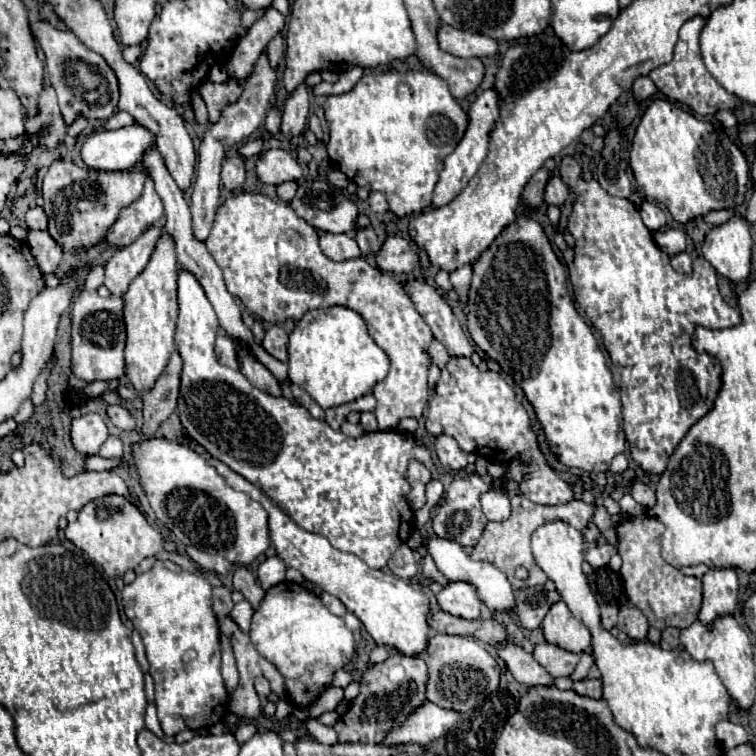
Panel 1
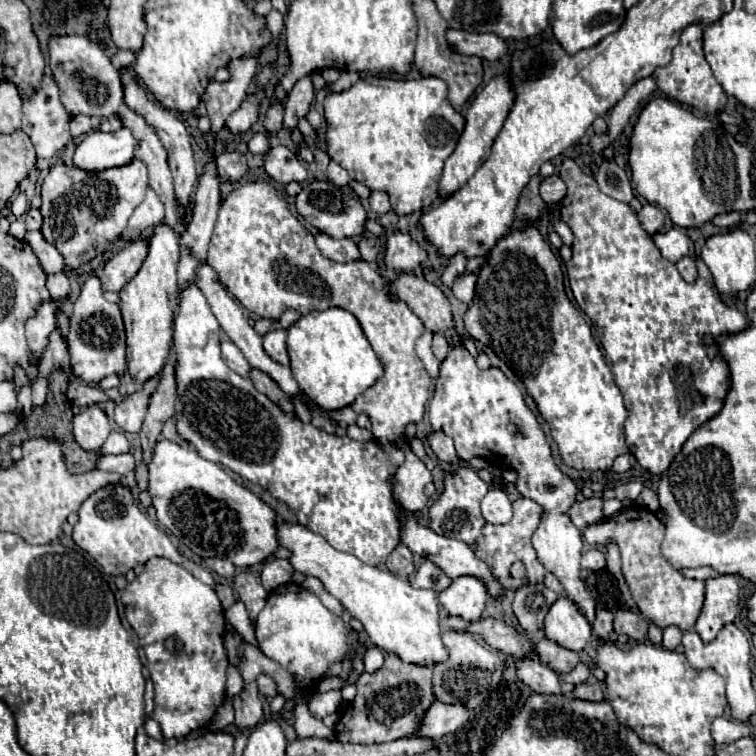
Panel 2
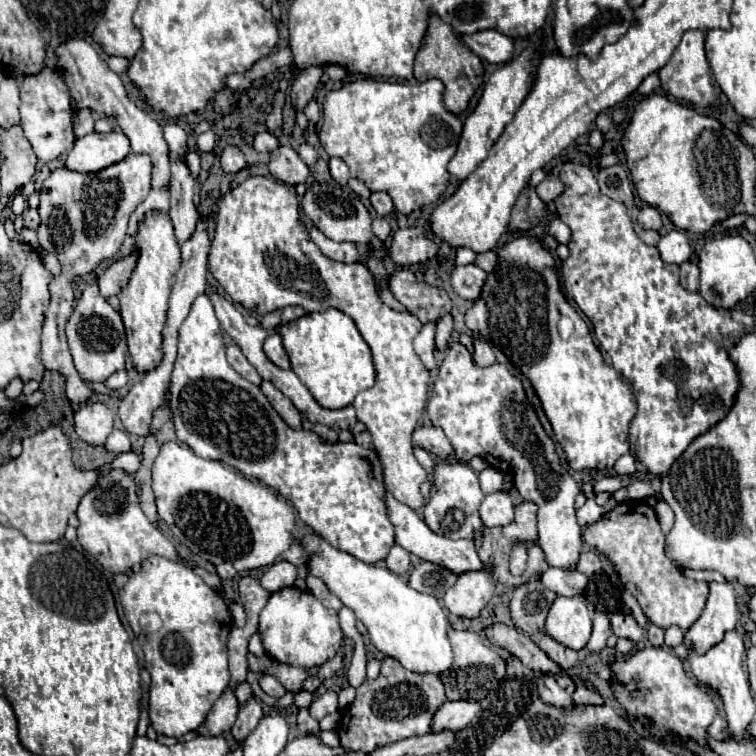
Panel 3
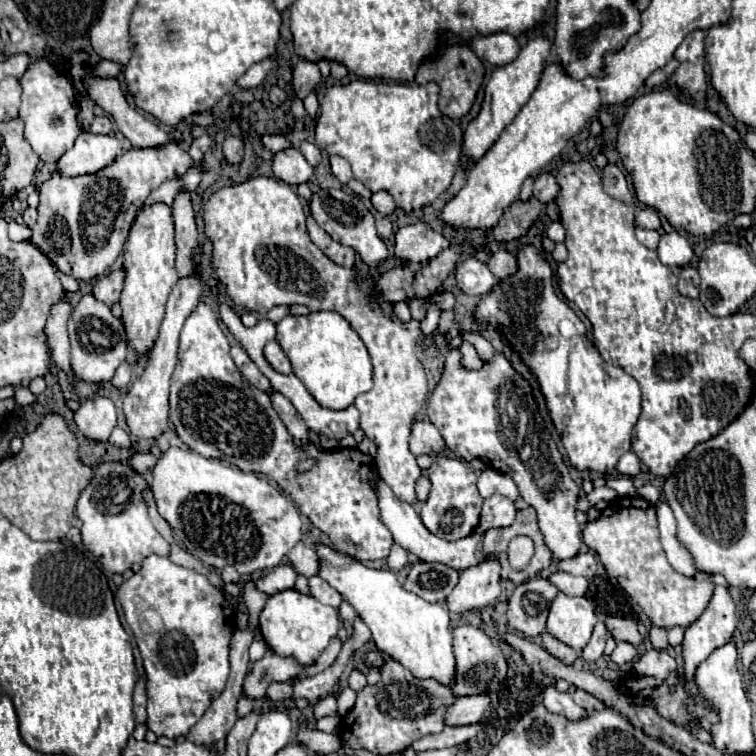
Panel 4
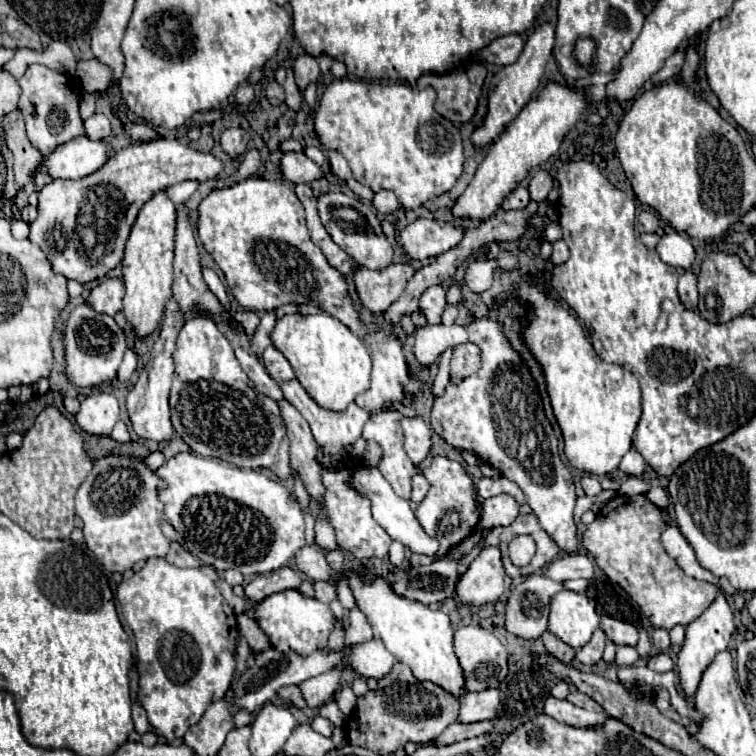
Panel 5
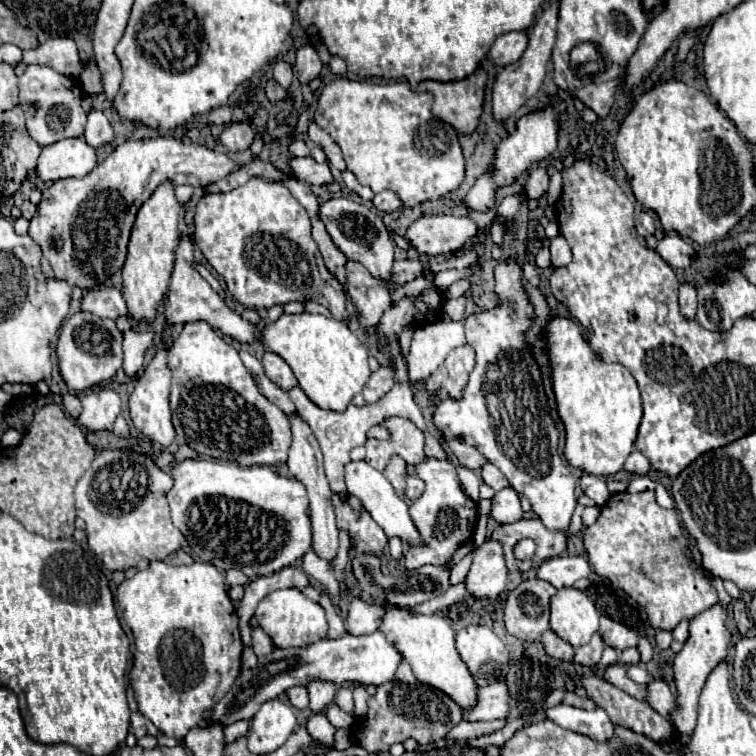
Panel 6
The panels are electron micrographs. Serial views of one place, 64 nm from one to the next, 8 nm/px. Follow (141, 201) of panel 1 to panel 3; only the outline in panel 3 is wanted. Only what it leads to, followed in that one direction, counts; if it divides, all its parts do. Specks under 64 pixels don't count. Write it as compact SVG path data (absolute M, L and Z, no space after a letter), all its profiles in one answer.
M150 190L148 198L134 210L134 214L130 216L128 222L128 236L134 236L138 232L138 224L144 220L144 214L148 210L156 210L166 214L170 208L170 192L168 190Z

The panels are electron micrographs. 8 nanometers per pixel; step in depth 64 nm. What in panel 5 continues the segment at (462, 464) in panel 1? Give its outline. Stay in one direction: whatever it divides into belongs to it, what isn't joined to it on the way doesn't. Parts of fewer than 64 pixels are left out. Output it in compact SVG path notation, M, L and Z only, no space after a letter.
M422 418L404 420L404 450L414 464L420 464L432 448L432 428Z

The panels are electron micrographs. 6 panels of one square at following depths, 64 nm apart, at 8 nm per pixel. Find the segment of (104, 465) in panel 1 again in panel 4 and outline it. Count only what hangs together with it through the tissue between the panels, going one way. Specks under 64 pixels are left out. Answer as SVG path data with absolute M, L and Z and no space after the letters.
M132 454L130 458L126 458L124 462L132 468L132 470L136 470L136 472L140 472L140 474L144 474L144 472L148 472L150 474L150 470L152 470L152 466L156 464L156 456L152 456L152 454Z

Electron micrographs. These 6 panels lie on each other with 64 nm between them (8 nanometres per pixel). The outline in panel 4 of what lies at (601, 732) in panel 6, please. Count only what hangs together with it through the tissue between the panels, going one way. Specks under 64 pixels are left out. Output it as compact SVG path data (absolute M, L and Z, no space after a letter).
M548 684L544 688L544 706L550 710L550 712L556 712L556 714L562 714L562 716L568 716L570 720L576 720L580 716L586 714L584 708L580 708L568 692L560 692L556 690L554 684Z

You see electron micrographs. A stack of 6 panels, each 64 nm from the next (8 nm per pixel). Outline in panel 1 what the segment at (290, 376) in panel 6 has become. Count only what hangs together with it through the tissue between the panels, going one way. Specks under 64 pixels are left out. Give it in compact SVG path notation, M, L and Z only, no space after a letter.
M278 324L270 326L266 330L266 334L264 334L262 346L264 346L264 350L270 356L278 358L280 362L286 362L288 360L288 352L286 352L286 348L288 348L288 334L286 334L286 330L282 326L278 326Z

